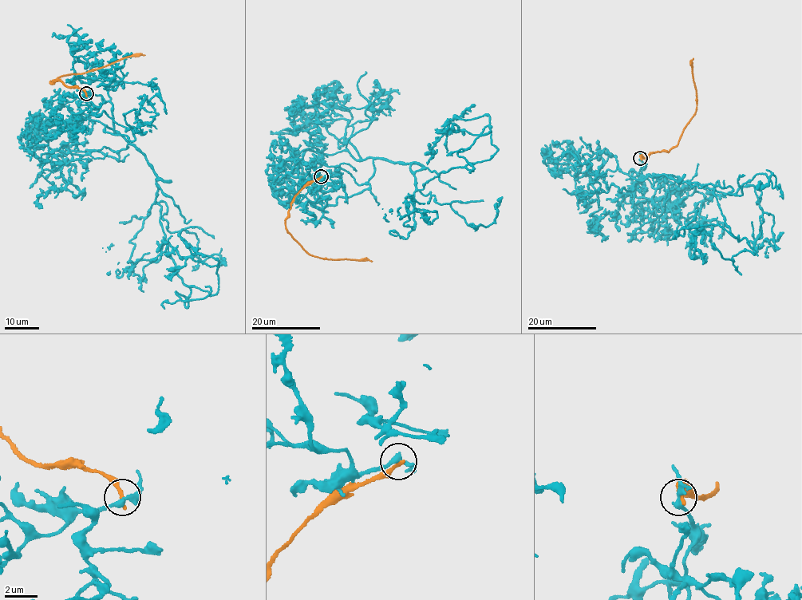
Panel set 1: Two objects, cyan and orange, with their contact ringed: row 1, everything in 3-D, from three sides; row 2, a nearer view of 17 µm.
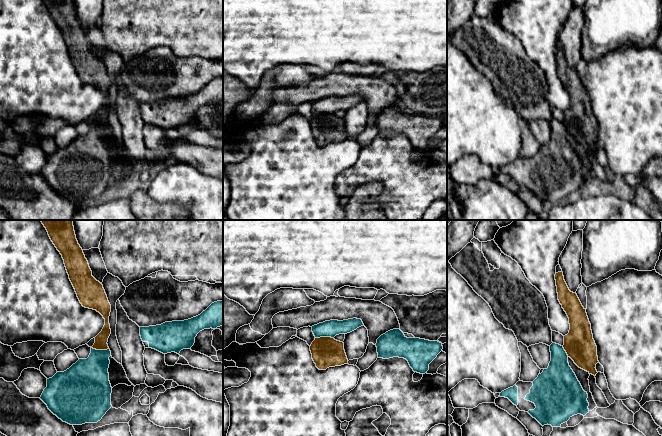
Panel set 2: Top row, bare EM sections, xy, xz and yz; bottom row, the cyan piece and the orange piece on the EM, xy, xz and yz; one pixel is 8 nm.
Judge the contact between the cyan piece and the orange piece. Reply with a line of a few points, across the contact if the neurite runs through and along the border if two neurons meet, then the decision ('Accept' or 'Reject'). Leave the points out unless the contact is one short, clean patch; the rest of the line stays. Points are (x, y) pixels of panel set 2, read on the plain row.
Line: xz (333, 113), (315, 114). Reject

